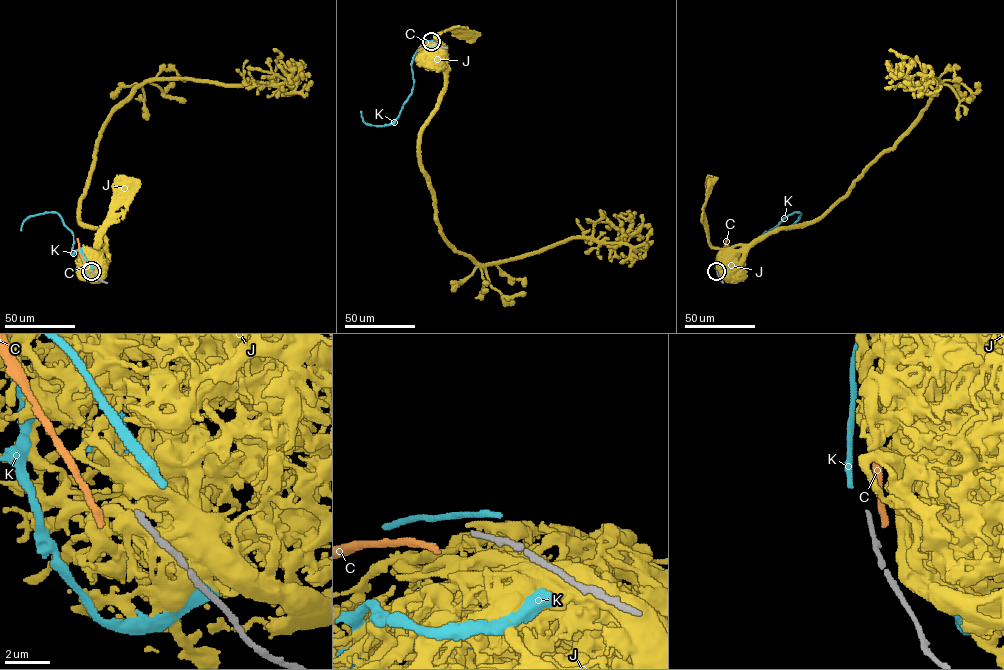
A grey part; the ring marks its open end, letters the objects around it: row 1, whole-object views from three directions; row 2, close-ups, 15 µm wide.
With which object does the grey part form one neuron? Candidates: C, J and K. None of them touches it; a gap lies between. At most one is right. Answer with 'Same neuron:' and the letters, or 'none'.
Same neuron: none

